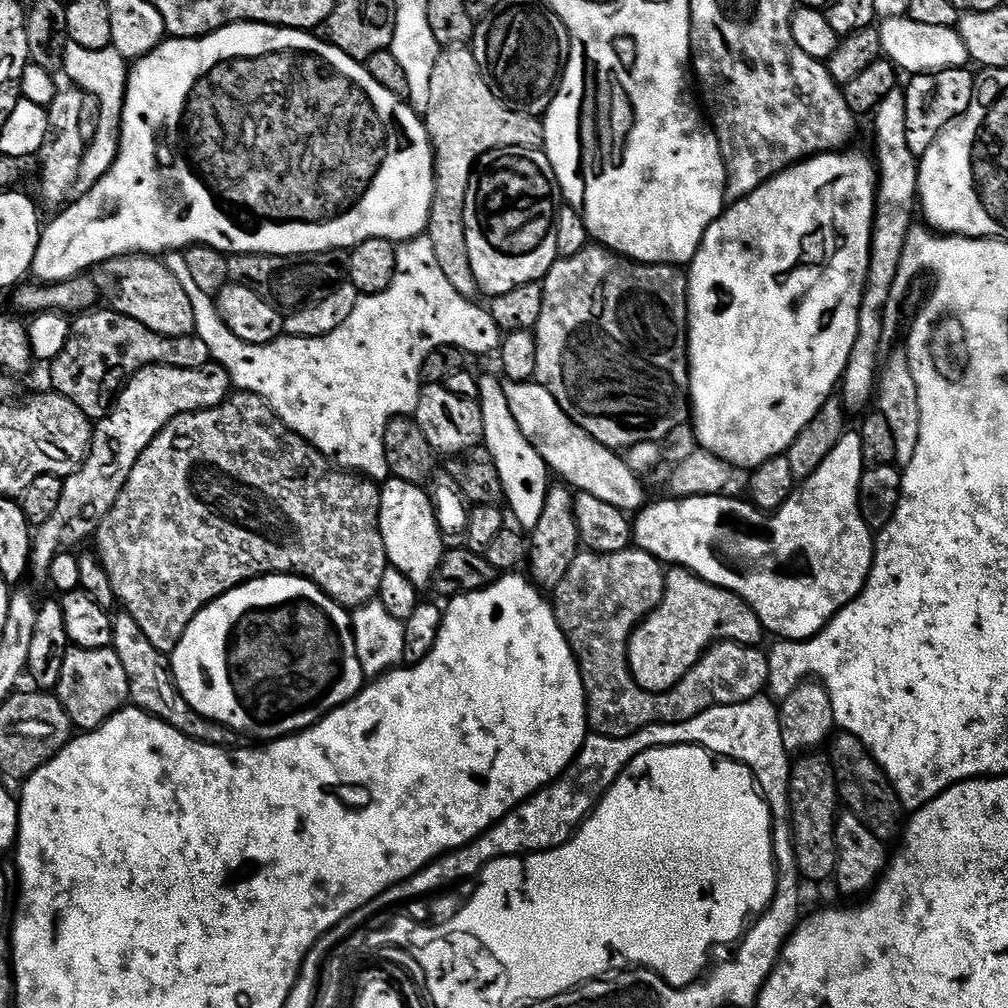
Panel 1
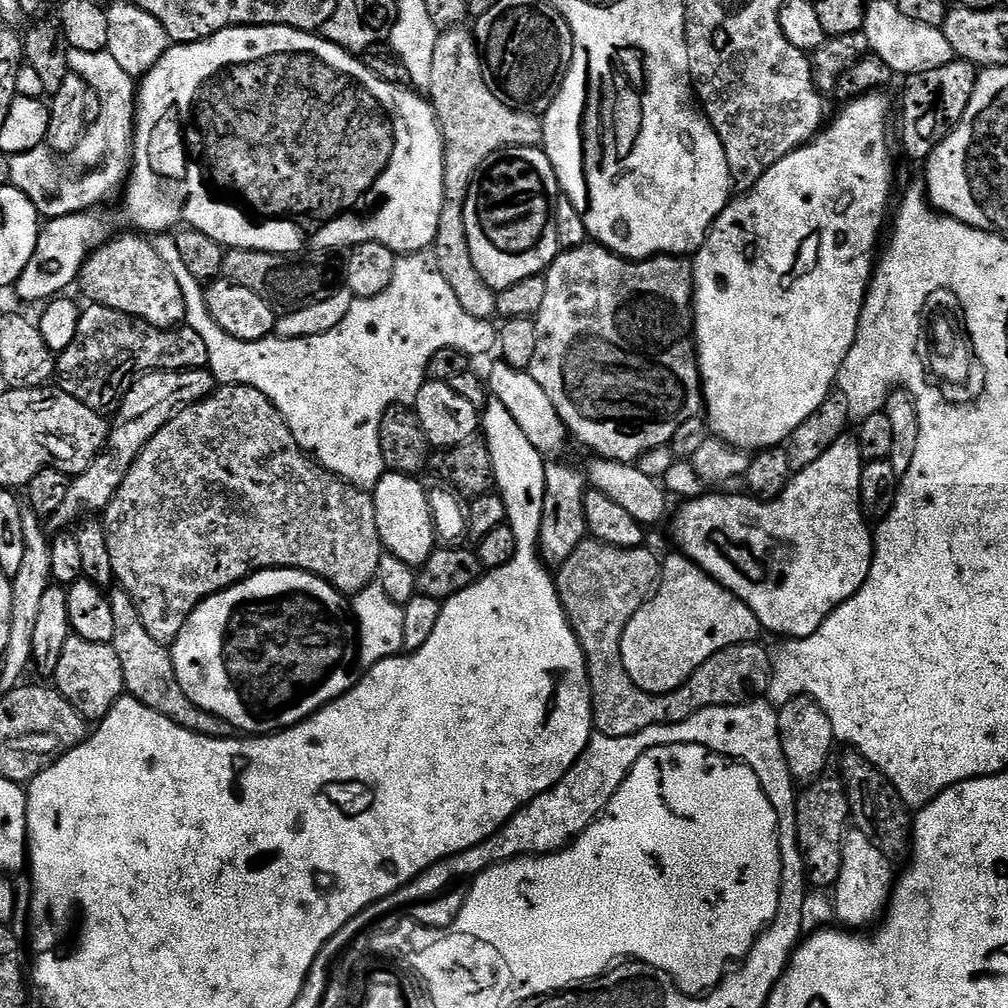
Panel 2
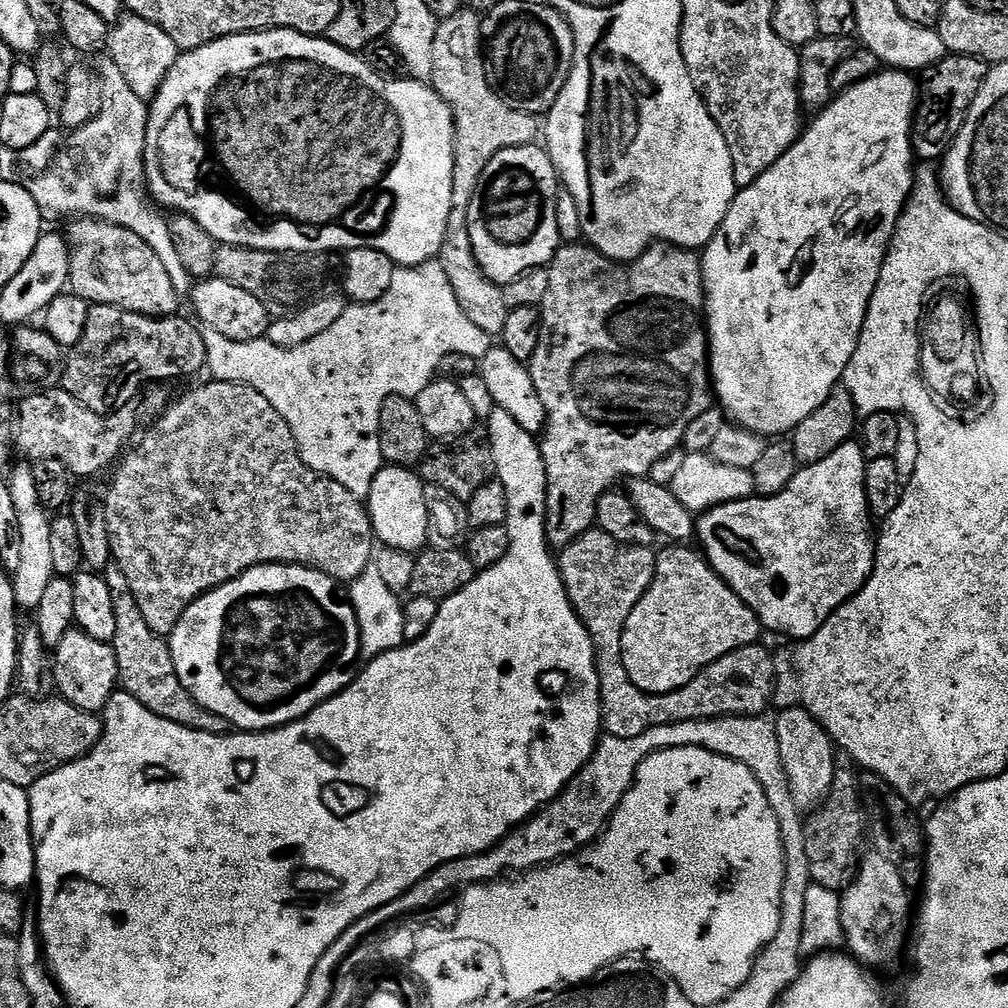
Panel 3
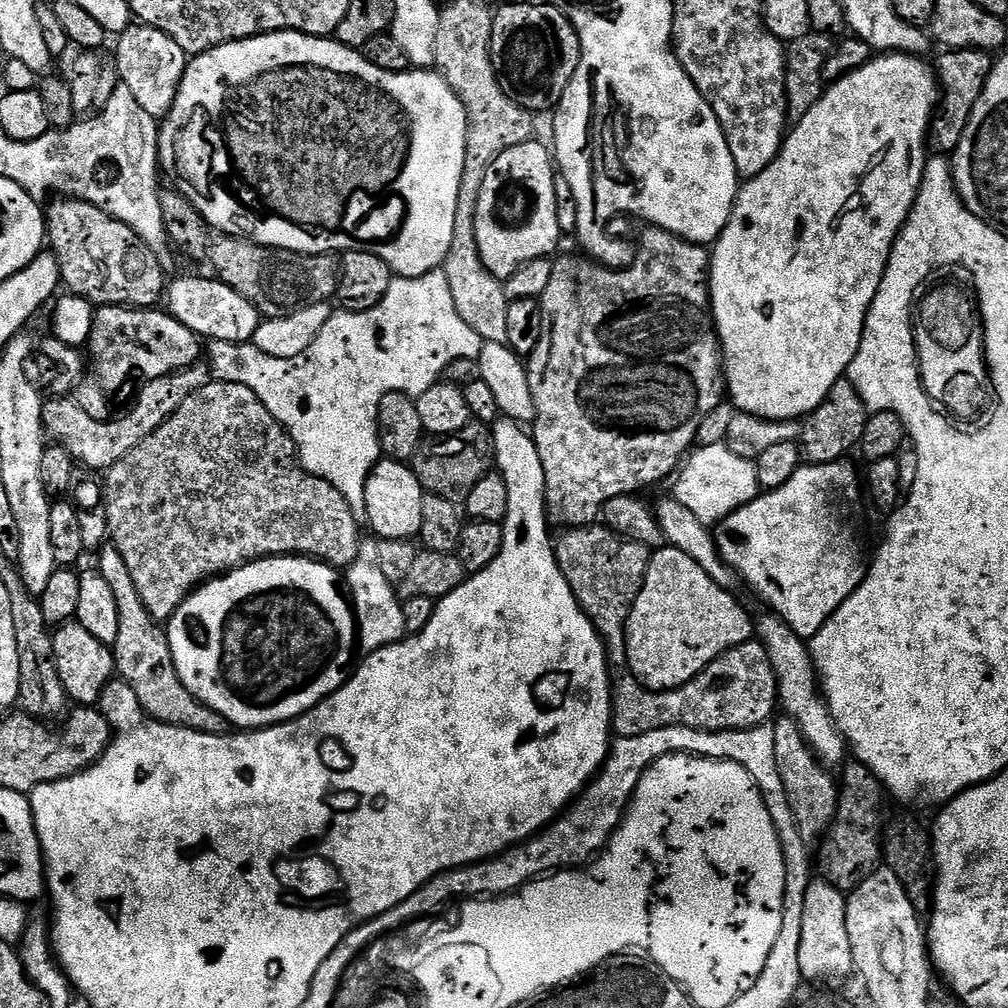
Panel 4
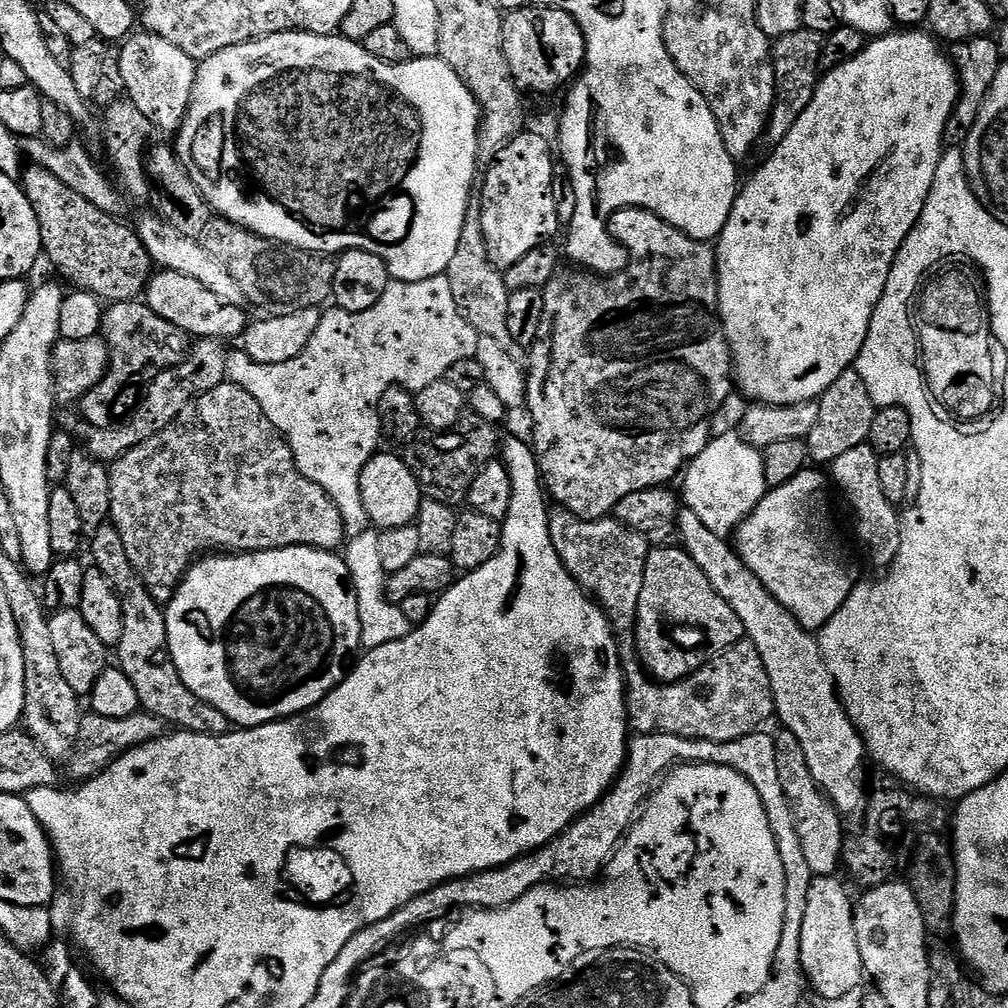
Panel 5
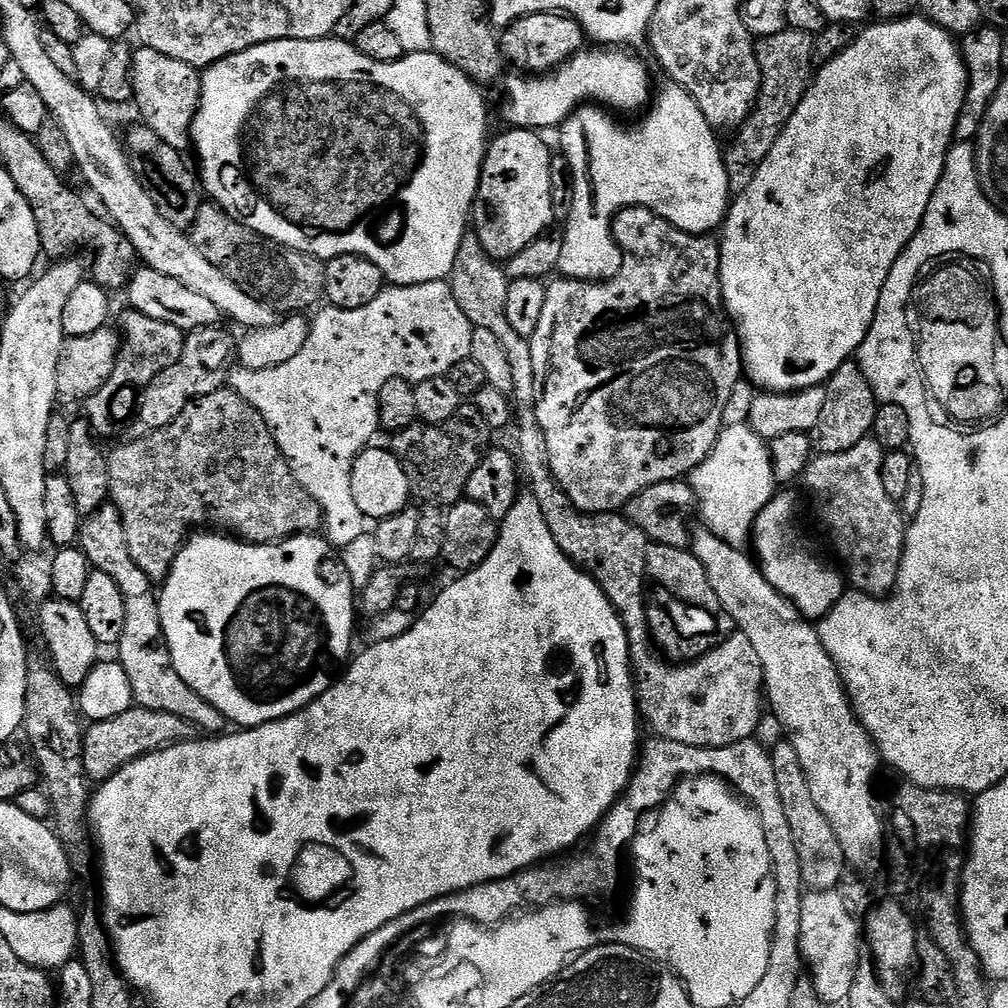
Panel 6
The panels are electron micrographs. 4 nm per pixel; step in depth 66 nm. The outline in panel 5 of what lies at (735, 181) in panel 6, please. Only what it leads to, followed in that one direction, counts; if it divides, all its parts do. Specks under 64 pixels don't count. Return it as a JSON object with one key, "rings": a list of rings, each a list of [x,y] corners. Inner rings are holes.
{"rings":[[[802,26],[794,34],[786,34],[772,44],[772,65],[776,75],[776,101],[768,119],[766,140],[767,143],[770,142],[769,145],[780,144],[782,138],[786,138],[786,134],[790,134],[790,130],[794,130],[794,122],[798,122],[802,110],[806,110],[806,106],[810,106],[816,93],[816,85],[819,84],[822,75],[820,55],[823,45],[824,37],[817,32],[806,30]]]}

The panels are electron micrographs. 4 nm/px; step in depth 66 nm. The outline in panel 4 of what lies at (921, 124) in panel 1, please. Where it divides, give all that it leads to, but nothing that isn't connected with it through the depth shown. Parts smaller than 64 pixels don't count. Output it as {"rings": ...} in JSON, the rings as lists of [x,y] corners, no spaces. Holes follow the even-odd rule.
{"rings":[[[950,48],[941,53],[934,60],[940,102],[928,126],[928,148],[936,154],[951,154],[955,152],[958,142],[962,142],[966,122],[970,122],[970,114],[974,110],[974,102],[982,98],[982,90],[992,73],[994,56],[991,51],[982,48]]]}

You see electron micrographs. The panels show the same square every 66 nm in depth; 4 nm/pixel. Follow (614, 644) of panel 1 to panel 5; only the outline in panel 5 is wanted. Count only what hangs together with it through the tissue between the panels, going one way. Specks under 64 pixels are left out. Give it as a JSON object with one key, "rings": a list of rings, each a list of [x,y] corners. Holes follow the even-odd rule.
{"rings":[[[557,507],[549,515],[548,529],[550,542],[554,542],[554,550],[558,550],[558,558],[566,566],[566,570],[576,579],[580,589],[600,605],[600,609],[612,623],[612,633],[616,635],[616,646],[620,649],[620,668],[624,671],[624,706],[628,710],[628,726],[633,733],[641,736],[678,734],[691,740],[734,742],[738,738],[746,738],[746,734],[761,731],[765,727],[764,720],[773,719],[776,703],[770,690],[770,674],[766,674],[766,666],[762,666],[762,654],[754,650],[747,638],[724,652],[719,652],[694,675],[673,684],[661,684],[645,672],[643,664],[640,663],[640,655],[636,652],[638,598],[642,594],[644,563],[650,551],[650,545],[646,538],[642,538],[642,534],[634,534],[634,530],[622,526],[622,522],[615,518],[583,520],[562,507]]]}

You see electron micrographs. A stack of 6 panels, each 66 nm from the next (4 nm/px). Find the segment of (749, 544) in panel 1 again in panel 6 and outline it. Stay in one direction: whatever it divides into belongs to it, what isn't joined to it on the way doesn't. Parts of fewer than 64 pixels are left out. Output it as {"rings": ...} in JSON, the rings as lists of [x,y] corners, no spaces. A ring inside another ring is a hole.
{"rings":[[[784,490],[774,495],[769,504],[757,514],[756,523],[751,528],[750,544],[751,547],[756,547],[754,556],[766,582],[770,582],[778,594],[785,596],[803,614],[805,620],[819,622],[844,597],[846,580],[839,567],[831,568],[822,557],[815,556],[811,546],[804,541],[804,536],[796,525],[796,500],[788,492],[791,491]]]}

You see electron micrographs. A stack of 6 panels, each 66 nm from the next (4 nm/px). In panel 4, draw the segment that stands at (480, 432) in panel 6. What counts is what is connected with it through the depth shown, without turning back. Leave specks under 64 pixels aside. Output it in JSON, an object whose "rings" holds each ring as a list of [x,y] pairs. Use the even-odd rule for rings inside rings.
{"rings":[[[469,422],[462,430],[449,436],[433,436],[423,440],[412,455],[410,467],[427,495],[446,498],[460,506],[466,498],[470,498],[474,485],[482,482],[487,472],[493,471],[495,458],[491,427]]]}

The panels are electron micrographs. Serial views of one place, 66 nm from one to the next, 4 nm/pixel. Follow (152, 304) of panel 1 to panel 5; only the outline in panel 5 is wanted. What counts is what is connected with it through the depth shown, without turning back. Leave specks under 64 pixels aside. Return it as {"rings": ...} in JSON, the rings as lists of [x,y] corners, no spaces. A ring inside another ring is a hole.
{"rings":[[[25,167],[22,187],[38,218],[43,255],[72,283],[73,289],[92,292],[101,302],[114,304],[140,300],[145,295],[154,265],[135,227],[127,228],[122,221],[115,220],[118,218],[113,213],[94,206],[48,169]]]}

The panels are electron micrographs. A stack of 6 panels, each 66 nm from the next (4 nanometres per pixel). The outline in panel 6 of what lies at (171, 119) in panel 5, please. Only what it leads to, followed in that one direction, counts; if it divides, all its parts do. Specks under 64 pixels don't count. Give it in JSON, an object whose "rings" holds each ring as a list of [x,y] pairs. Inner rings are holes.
{"rings":[[[137,47],[132,54],[132,94],[134,108],[140,111],[139,119],[162,142],[184,150],[192,142],[192,123],[200,105],[201,73],[197,69],[186,66],[186,62],[178,62],[178,58],[166,58],[158,50]]]}

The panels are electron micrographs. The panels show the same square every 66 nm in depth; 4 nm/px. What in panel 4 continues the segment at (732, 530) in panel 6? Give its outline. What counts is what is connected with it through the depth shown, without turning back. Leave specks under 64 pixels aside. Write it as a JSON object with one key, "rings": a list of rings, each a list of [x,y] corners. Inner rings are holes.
{"rings":[[[725,443],[695,449],[680,468],[678,483],[672,493],[682,506],[689,507],[700,522],[709,526],[719,524],[759,494],[755,463],[740,458]]]}

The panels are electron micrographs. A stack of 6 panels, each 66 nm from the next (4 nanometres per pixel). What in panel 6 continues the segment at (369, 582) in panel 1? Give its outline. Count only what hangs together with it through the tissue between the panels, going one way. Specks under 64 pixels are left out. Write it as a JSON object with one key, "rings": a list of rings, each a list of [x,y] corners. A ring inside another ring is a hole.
{"rings":[[[225,386],[214,394],[206,394],[190,402],[170,426],[123,443],[107,453],[110,500],[118,514],[122,514],[130,556],[153,582],[168,579],[185,540],[193,530],[205,526],[223,530],[250,544],[279,544],[291,536],[321,531],[324,515],[318,502],[294,478],[286,458],[278,450],[278,442],[274,442],[270,426],[266,426],[266,418],[233,388]]]}

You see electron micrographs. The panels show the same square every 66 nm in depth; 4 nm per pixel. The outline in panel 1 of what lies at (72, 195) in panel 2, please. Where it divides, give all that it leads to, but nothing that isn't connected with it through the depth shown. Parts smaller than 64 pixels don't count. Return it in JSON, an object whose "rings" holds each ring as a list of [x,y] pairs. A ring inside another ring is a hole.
{"rings":[[[67,41],[64,45],[63,75],[73,87],[87,96],[98,98],[99,120],[95,136],[85,147],[83,164],[79,168],[77,191],[86,193],[109,172],[120,148],[121,110],[124,109],[125,90],[128,84],[128,62],[112,45],[102,50],[86,50],[77,43]]]}

